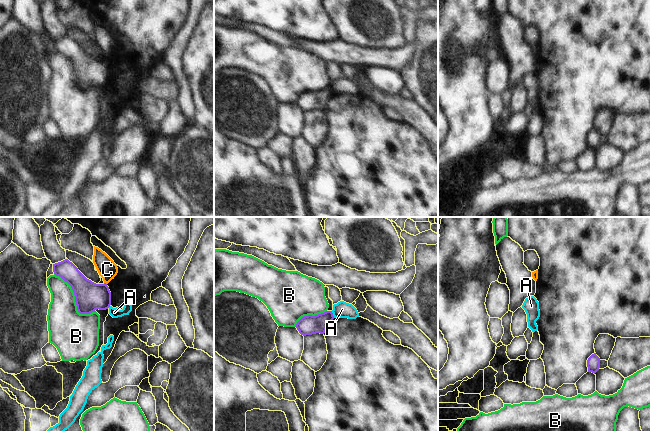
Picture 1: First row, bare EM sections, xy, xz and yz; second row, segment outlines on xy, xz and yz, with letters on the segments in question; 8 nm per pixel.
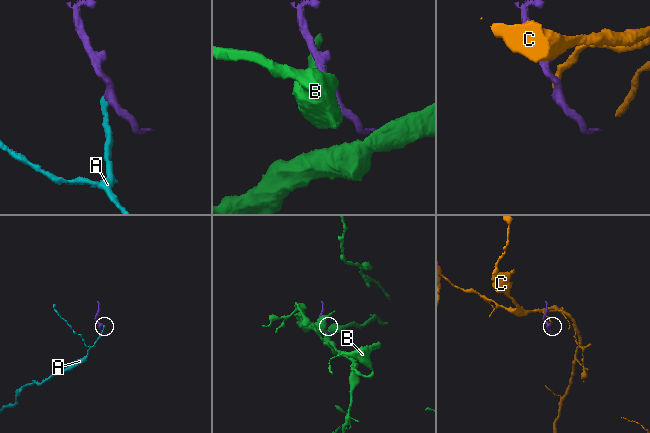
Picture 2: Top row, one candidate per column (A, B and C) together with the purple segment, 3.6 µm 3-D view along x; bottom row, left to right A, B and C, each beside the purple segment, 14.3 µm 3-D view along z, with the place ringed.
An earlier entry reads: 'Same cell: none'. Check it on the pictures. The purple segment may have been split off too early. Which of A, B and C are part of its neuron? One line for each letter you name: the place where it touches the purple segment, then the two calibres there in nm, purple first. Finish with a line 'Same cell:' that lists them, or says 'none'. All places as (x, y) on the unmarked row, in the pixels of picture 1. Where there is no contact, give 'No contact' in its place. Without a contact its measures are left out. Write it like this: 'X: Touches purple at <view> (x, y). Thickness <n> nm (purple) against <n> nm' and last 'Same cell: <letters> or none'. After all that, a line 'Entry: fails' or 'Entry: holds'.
Same cell: none.
Entry: holds

